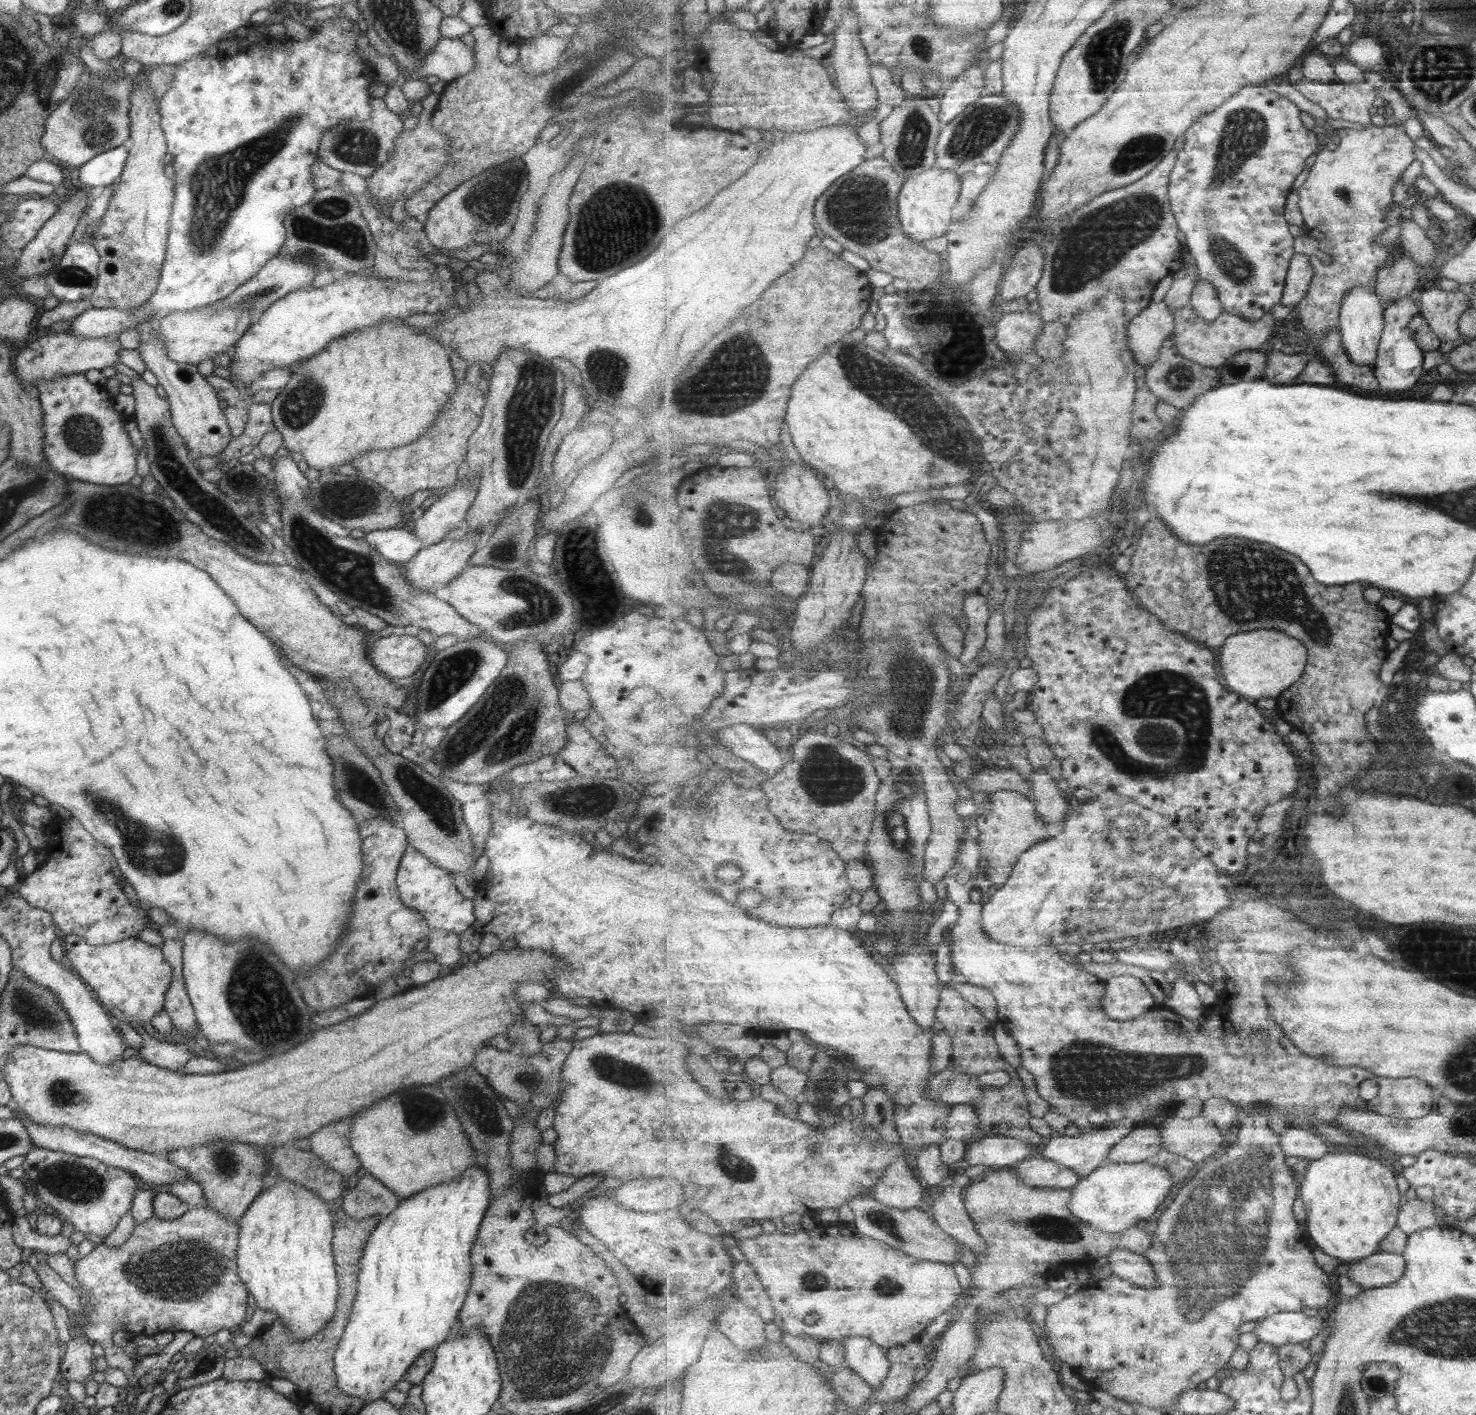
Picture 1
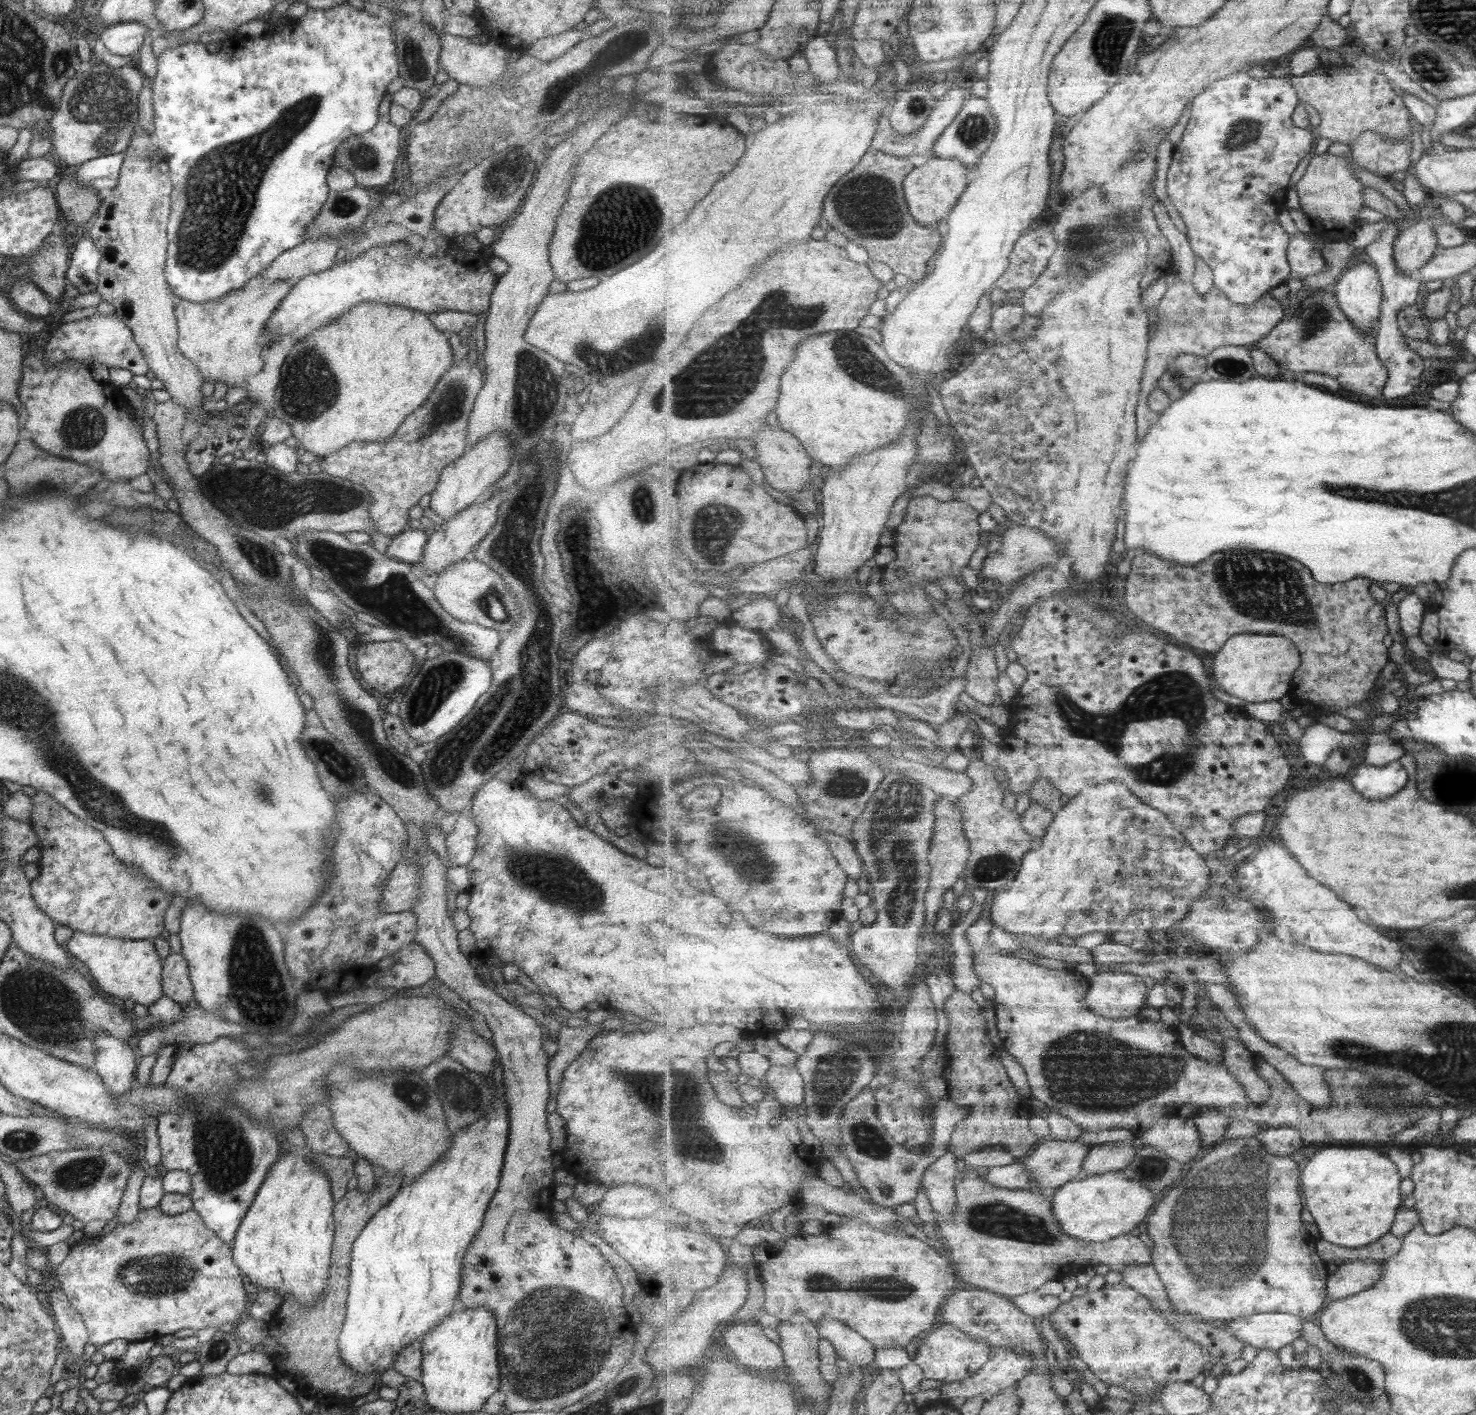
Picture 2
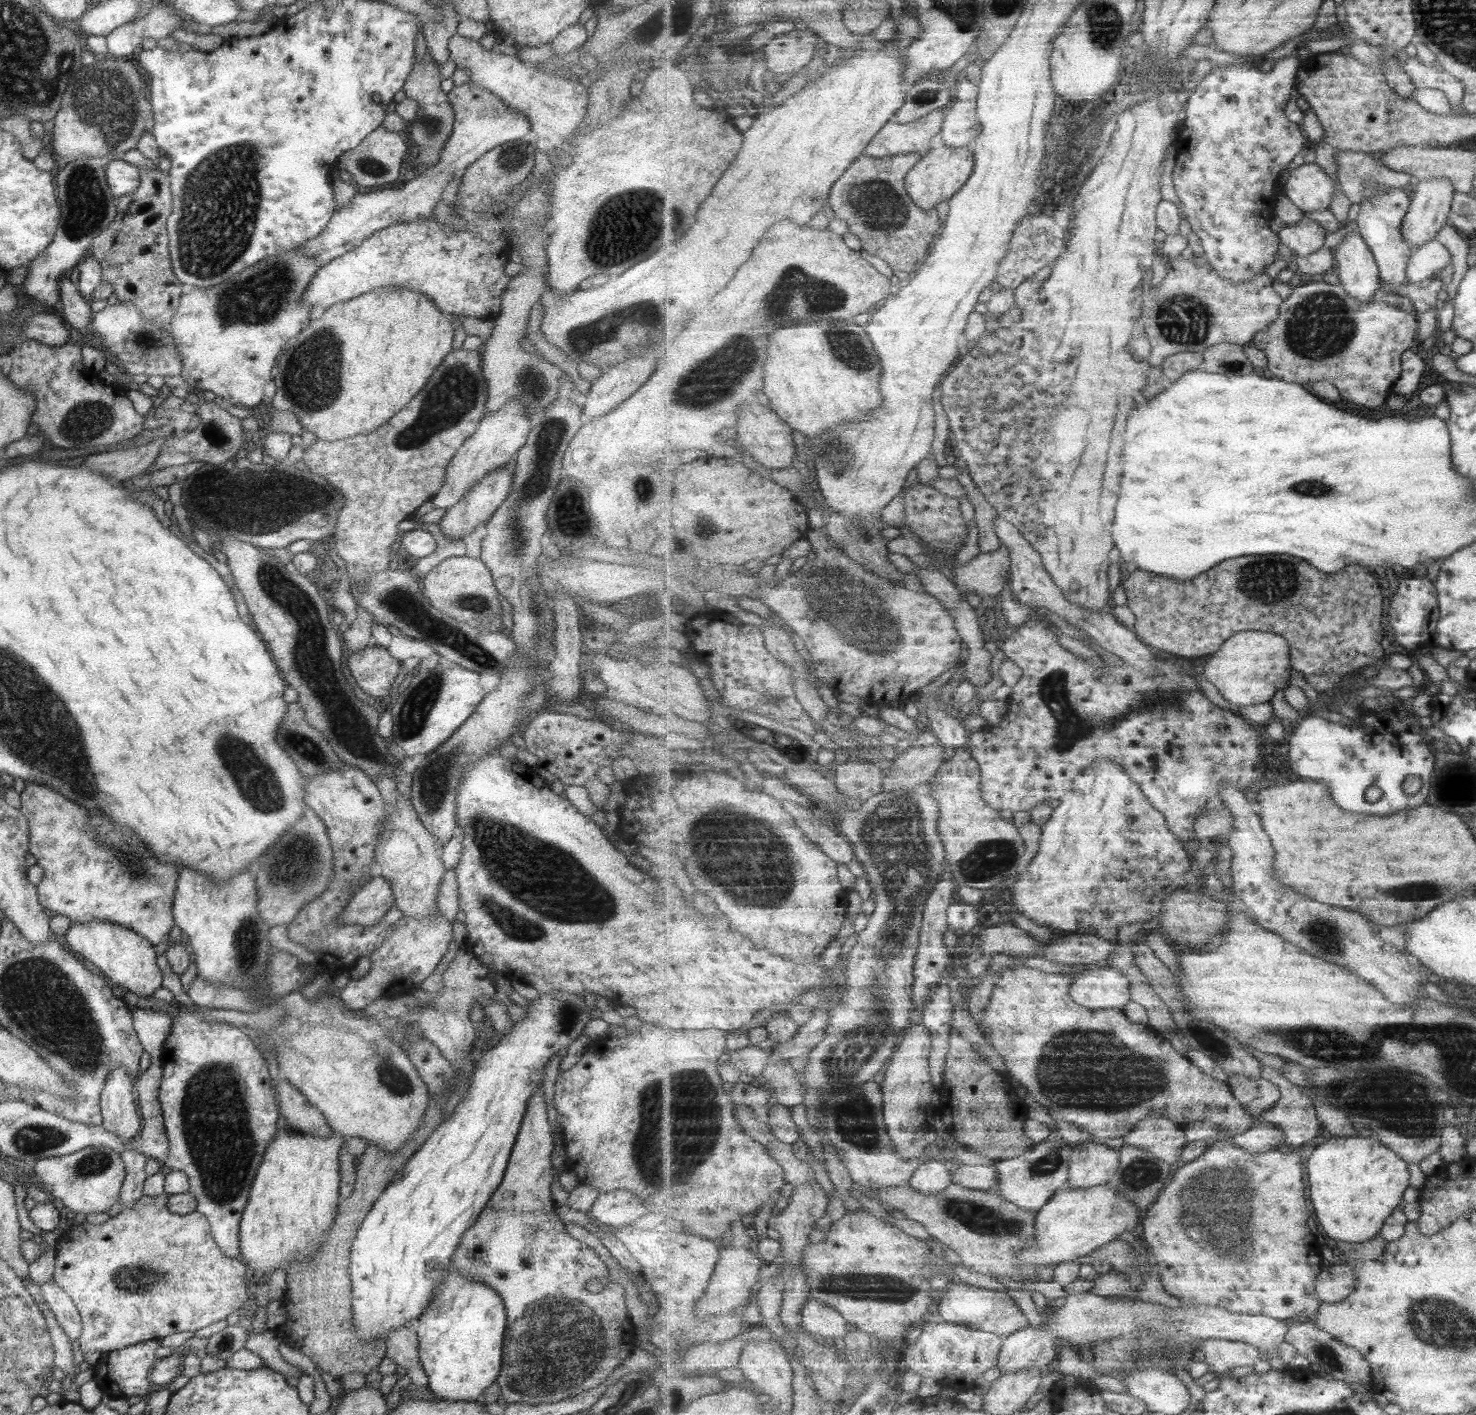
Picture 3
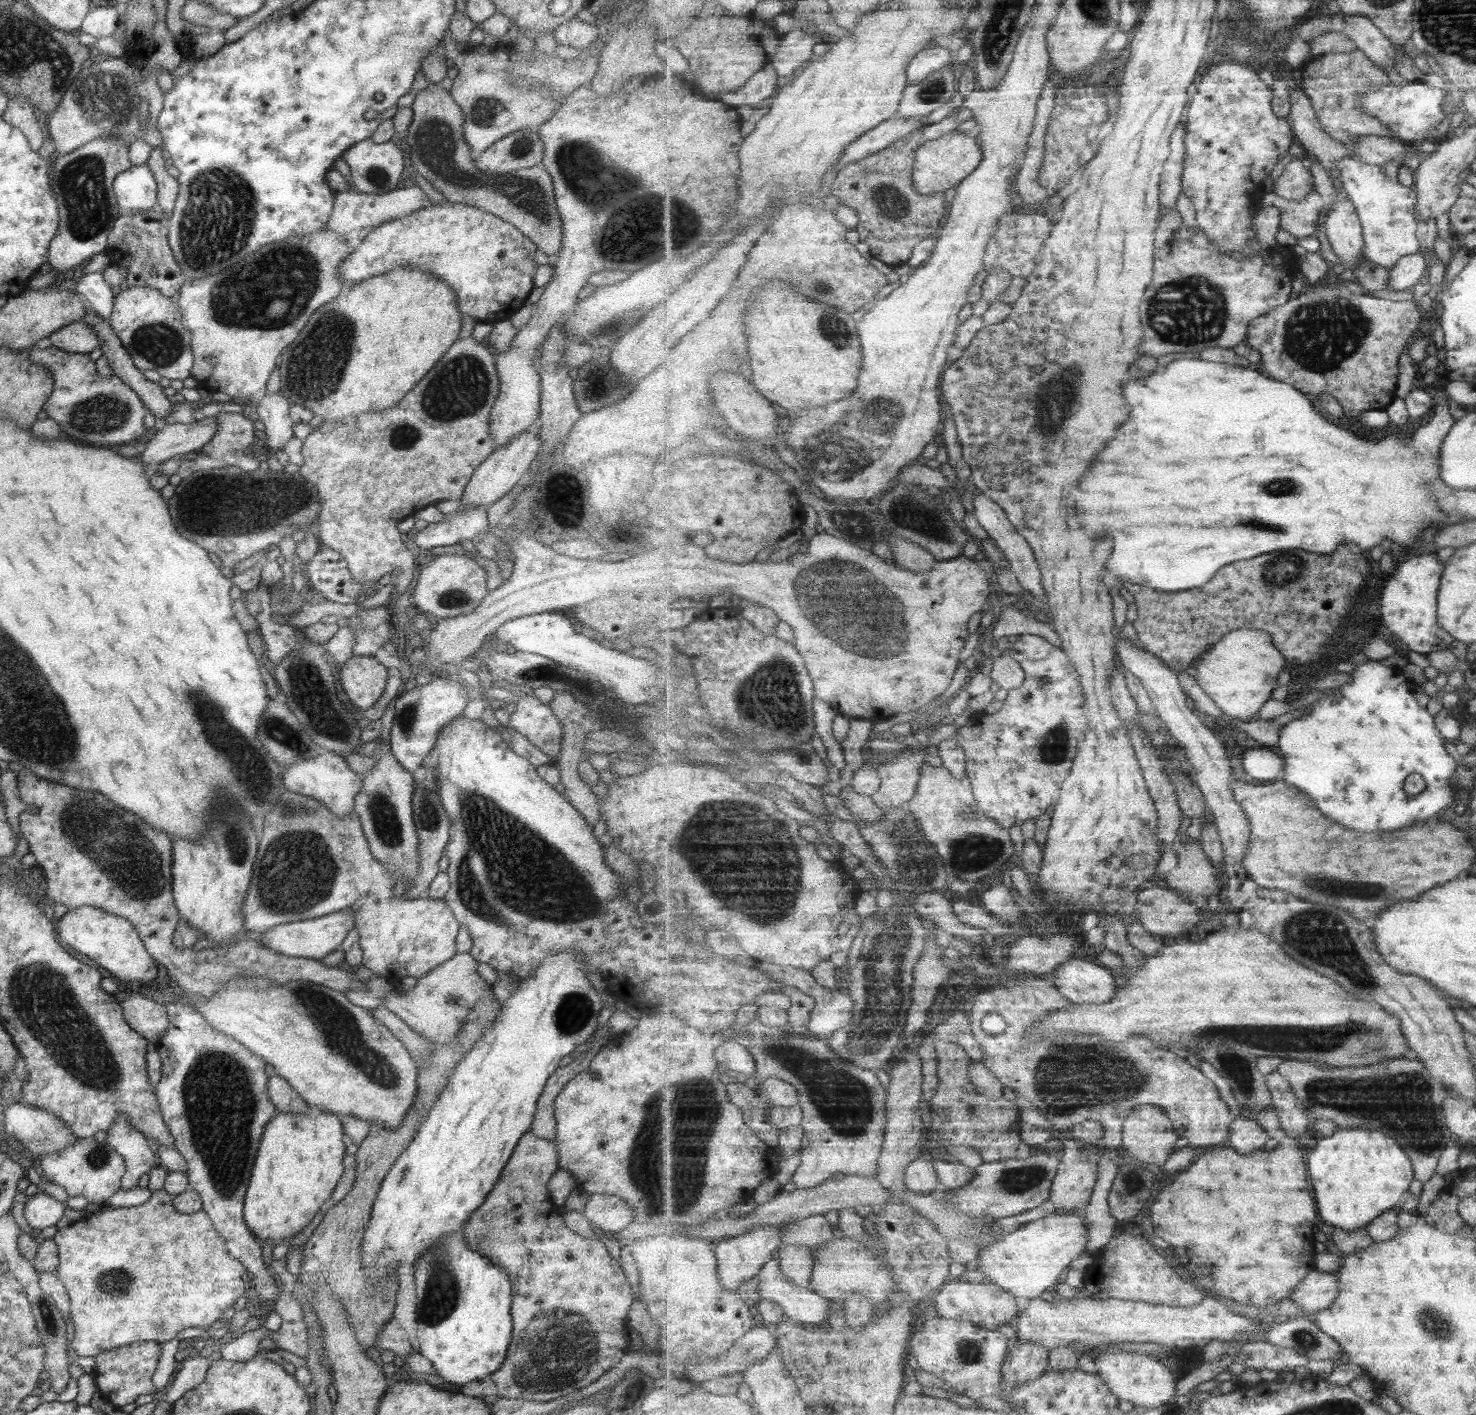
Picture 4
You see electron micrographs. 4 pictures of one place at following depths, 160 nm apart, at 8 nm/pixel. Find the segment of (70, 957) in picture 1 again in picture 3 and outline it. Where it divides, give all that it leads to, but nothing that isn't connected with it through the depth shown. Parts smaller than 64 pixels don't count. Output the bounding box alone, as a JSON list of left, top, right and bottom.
[64,920,162,998]

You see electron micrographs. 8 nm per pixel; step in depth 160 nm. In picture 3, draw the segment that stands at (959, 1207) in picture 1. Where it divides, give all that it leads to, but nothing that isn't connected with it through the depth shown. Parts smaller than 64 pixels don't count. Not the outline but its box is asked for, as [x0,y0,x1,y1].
[910,1156,952,1194]

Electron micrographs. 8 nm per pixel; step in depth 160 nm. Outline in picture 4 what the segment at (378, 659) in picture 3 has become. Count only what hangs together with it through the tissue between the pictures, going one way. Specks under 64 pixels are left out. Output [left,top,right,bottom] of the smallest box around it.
[339,655,387,710]

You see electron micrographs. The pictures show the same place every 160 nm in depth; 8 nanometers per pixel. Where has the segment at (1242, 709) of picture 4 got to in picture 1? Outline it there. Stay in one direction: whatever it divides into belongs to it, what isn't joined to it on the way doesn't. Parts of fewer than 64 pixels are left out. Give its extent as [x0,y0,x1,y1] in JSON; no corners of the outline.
[1219,629,1309,705]

